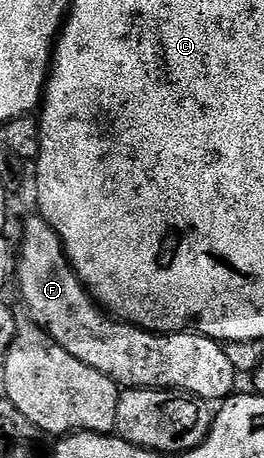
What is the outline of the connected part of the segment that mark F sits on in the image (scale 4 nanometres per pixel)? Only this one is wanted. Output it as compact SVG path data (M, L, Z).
M41 214L34 216L22 227L22 244L16 247L16 280L18 291L22 294L22 303L26 306L29 318L50 334L53 339L76 361L84 361L84 365L92 365L92 369L100 369L100 373L108 376L119 388L139 391L177 391L195 400L218 399L225 401L235 394L234 387L240 379L239 372L234 370L232 361L228 361L225 346L217 339L209 339L207 335L197 333L159 333L145 331L143 327L135 327L117 317L111 317L103 308L94 302L93 295L78 279L78 274L70 265L64 245L60 237L43 219Z

